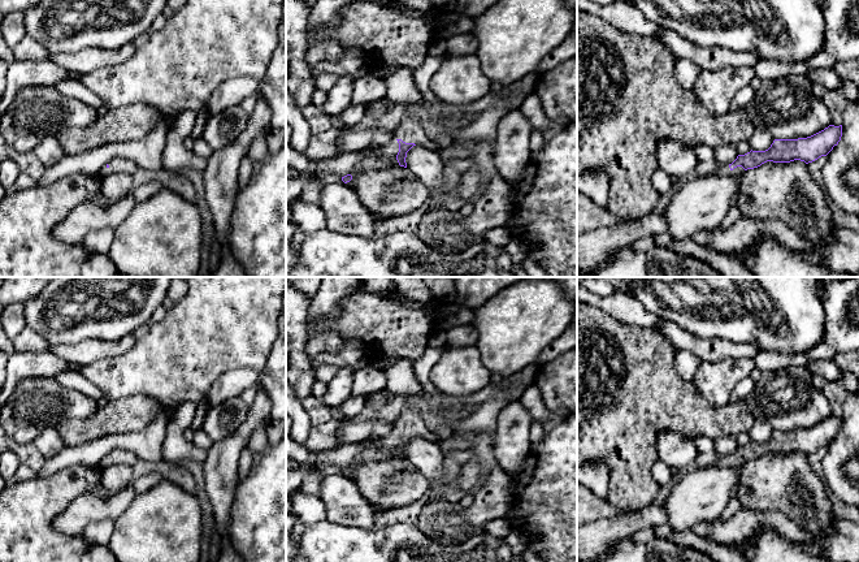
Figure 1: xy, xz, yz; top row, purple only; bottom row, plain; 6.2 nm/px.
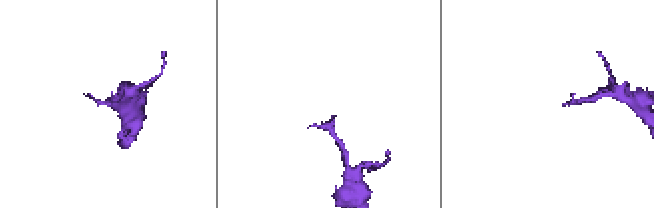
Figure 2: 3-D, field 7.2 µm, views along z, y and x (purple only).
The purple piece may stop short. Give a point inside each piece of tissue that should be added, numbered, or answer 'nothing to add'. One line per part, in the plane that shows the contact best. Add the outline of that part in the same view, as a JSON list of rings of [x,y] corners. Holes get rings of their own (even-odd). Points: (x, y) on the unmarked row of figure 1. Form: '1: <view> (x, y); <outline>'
1: xz (411, 422); [[[407,408],[394,422],[394,428],[389,435],[372,442],[342,445],[324,453],[311,451],[295,442],[290,435],[286,433],[286,458],[294,459],[298,464],[308,463],[317,467],[318,463],[327,462],[339,468],[344,468],[356,462],[366,448],[395,451],[399,444],[399,431],[405,435],[415,435],[434,441],[434,435],[429,431],[425,416],[426,414],[421,410]]]

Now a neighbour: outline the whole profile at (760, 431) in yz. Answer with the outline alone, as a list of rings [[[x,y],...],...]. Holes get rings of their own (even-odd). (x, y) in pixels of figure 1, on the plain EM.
[[[755,418],[755,422],[750,429],[750,438],[752,442],[765,442],[773,435],[773,428],[763,418]]]

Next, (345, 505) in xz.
[[[342,471],[324,476],[320,498],[330,522],[373,529],[374,509],[363,498],[355,481]]]

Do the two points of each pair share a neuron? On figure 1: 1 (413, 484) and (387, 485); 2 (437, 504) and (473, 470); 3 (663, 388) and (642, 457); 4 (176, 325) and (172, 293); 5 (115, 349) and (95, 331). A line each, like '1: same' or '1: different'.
1: same
2: different
3: same
4: different
5: different

